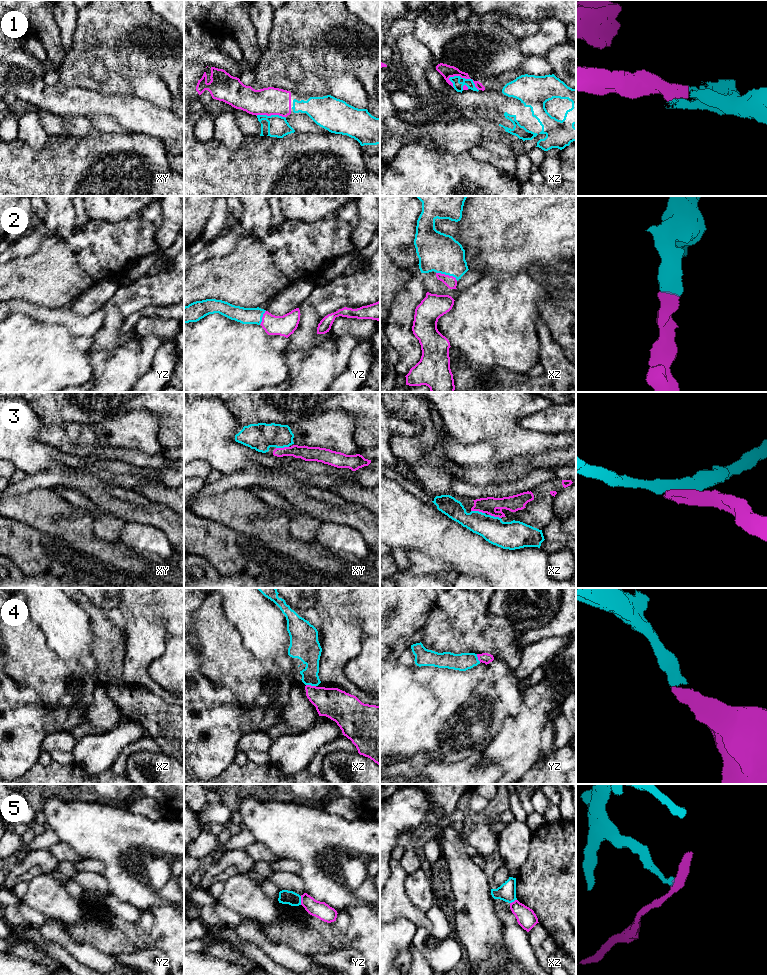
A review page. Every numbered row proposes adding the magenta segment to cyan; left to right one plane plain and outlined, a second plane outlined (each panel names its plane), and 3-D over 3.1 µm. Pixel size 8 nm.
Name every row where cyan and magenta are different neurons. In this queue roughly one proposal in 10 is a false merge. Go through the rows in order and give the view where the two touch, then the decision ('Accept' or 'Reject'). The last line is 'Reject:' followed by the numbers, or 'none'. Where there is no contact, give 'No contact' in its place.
1: Touches cyan in xz. Accept
2: Touches cyan in xz. Accept
3: Touches cyan in xz. Accept
4: Touches cyan in xz. Accept
5: Touches cyan in yz. Reject
Reject: 5

